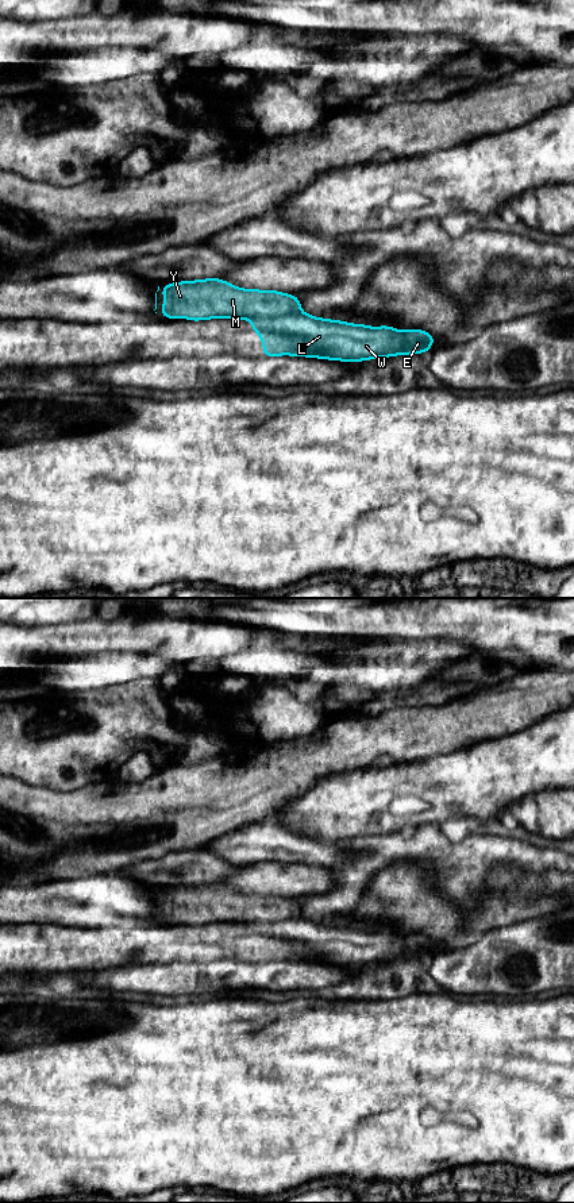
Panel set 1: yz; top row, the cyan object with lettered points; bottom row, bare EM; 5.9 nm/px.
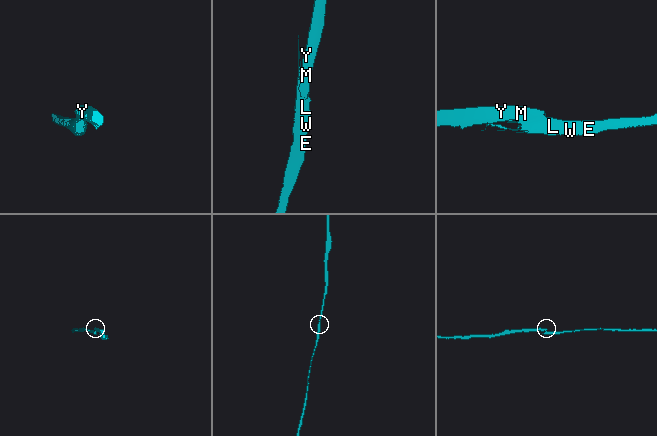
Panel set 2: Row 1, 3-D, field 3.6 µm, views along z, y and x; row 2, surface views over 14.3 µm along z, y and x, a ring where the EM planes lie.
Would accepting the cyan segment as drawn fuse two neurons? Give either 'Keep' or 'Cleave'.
Cleave

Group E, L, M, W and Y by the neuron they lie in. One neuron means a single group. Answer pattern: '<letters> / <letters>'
E L W / M Y

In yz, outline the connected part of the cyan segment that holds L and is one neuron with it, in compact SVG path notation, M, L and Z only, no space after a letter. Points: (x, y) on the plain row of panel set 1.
M304 917L253 926L263 946L263 961L308 961L362 967L394 960L431 957L435 942L423 934L400 936L320 924Z

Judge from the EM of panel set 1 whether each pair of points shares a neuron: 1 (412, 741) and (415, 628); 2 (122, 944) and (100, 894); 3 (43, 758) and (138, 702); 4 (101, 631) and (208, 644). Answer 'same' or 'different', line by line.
1: different
2: different
3: same
4: same

